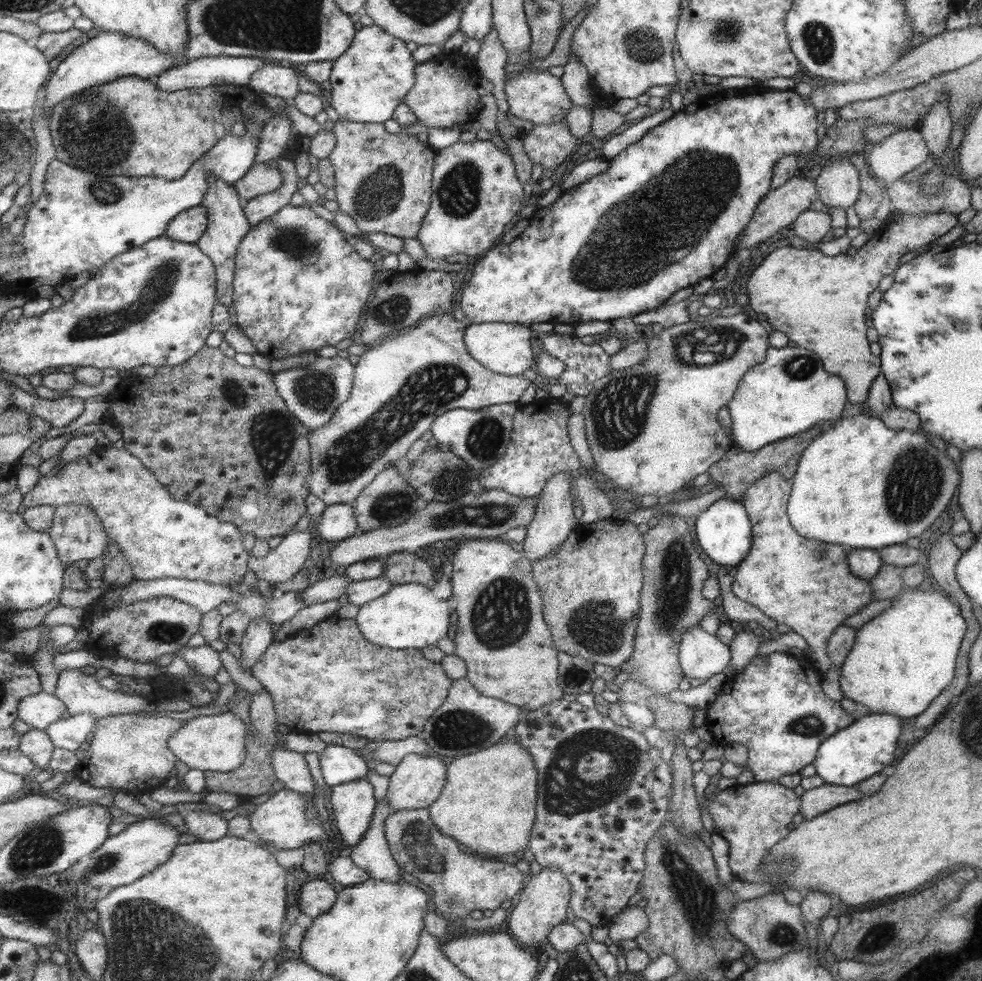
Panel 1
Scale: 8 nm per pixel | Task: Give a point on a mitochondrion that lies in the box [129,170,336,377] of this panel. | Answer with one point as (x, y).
(294, 242)

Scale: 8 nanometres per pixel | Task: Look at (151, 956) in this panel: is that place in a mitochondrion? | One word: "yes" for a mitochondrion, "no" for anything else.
yes

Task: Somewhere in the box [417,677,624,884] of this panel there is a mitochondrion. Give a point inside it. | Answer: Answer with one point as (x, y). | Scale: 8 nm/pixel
(457, 729)

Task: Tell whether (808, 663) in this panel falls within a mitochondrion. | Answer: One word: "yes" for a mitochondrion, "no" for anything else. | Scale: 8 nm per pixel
no

